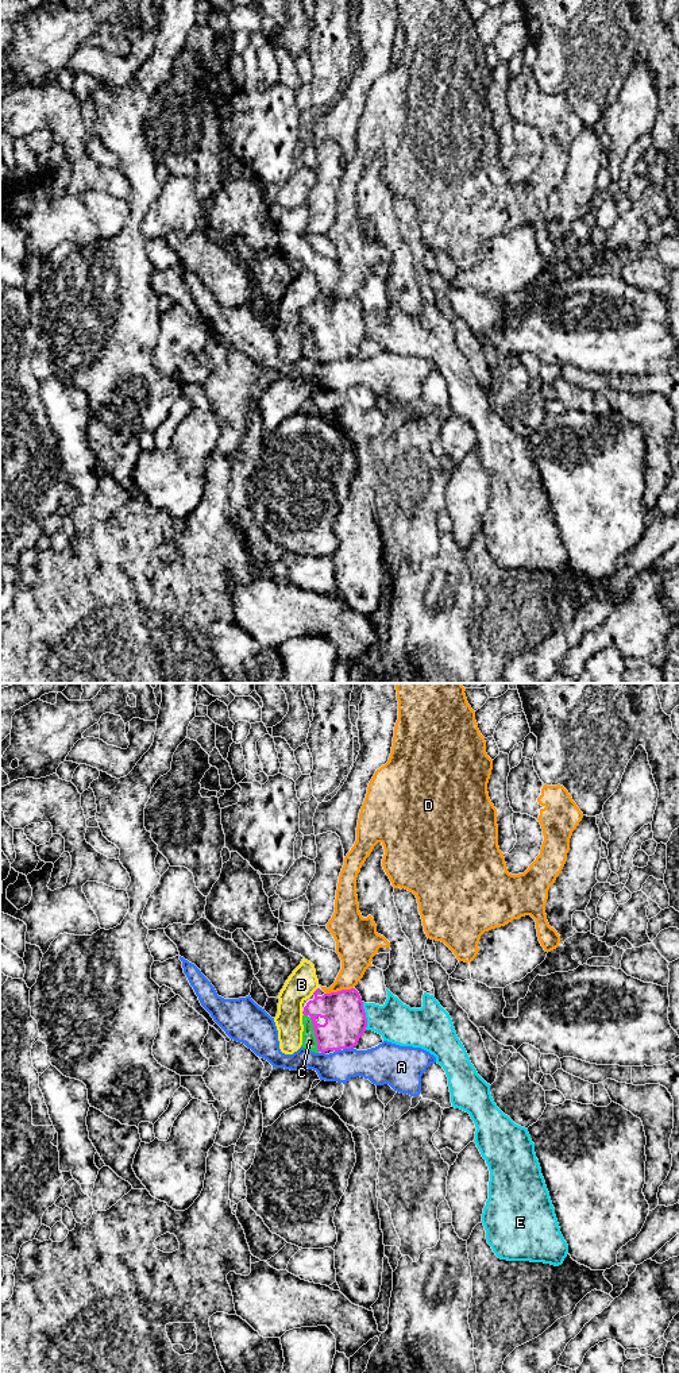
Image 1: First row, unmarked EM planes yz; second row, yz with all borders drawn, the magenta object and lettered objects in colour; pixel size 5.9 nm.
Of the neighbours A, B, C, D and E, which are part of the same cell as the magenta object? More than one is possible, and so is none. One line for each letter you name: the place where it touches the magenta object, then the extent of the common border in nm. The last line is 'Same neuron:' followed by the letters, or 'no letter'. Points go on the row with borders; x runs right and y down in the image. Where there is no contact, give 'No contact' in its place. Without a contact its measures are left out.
C: Touches magenta at yz (315, 1034). Shared border 200 nm
Same neuron: C

